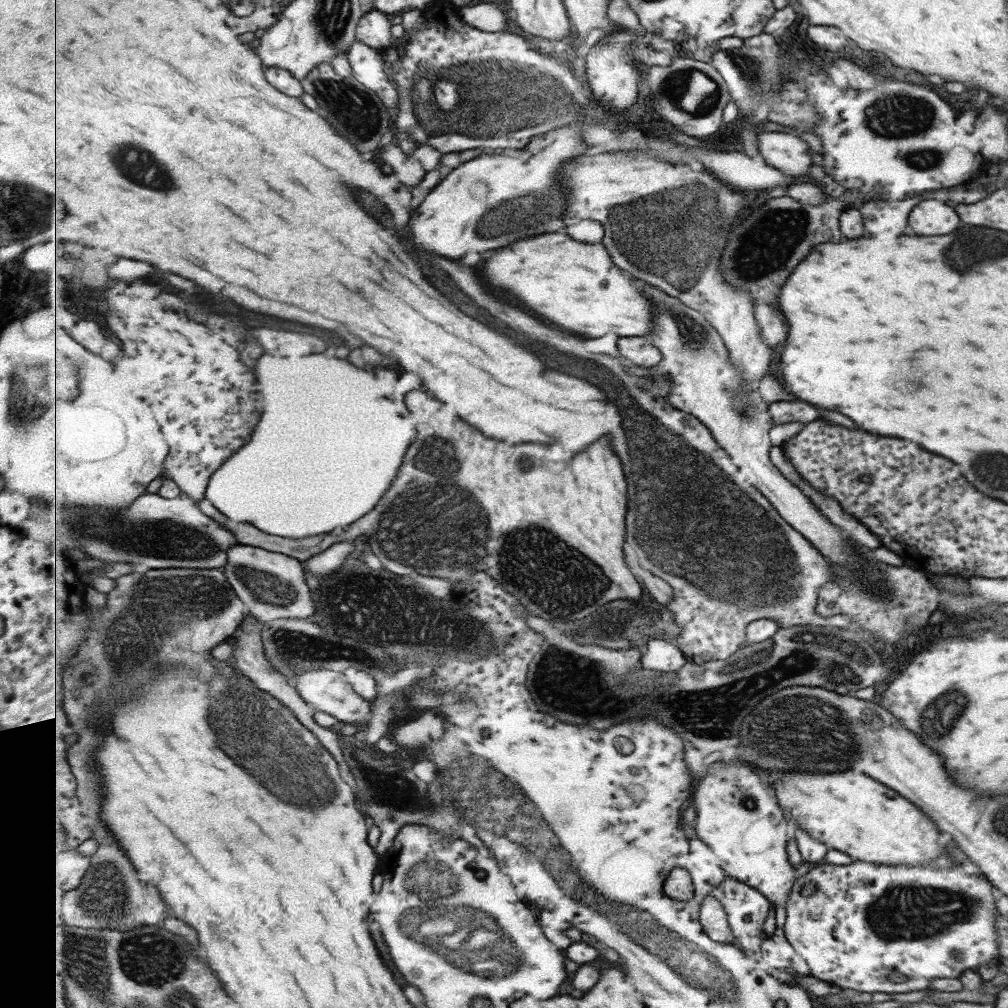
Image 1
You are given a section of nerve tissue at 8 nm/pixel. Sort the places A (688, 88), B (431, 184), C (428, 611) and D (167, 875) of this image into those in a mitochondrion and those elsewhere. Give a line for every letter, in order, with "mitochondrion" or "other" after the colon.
A: mitochondrion
B: other
C: mitochondrion
D: other

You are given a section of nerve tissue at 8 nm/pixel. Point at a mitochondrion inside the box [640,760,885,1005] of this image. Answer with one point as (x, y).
(746, 799)

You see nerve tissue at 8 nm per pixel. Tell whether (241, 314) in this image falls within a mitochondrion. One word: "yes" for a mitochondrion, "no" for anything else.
no

